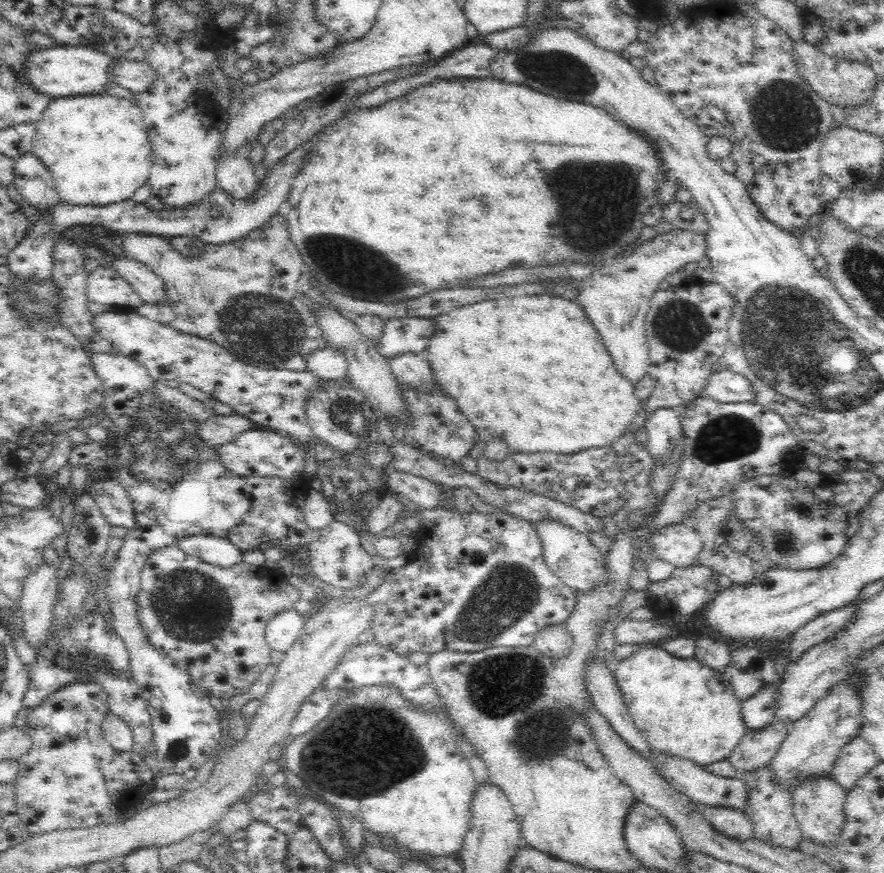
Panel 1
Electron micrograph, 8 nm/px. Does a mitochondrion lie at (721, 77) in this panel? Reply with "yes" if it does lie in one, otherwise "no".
no

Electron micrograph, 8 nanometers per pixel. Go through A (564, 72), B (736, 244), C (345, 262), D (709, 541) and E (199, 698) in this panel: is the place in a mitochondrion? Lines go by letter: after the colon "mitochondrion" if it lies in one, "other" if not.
A: mitochondrion
B: other
C: mitochondrion
D: other
E: other

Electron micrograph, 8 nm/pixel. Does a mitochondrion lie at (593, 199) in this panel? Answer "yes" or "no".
yes

